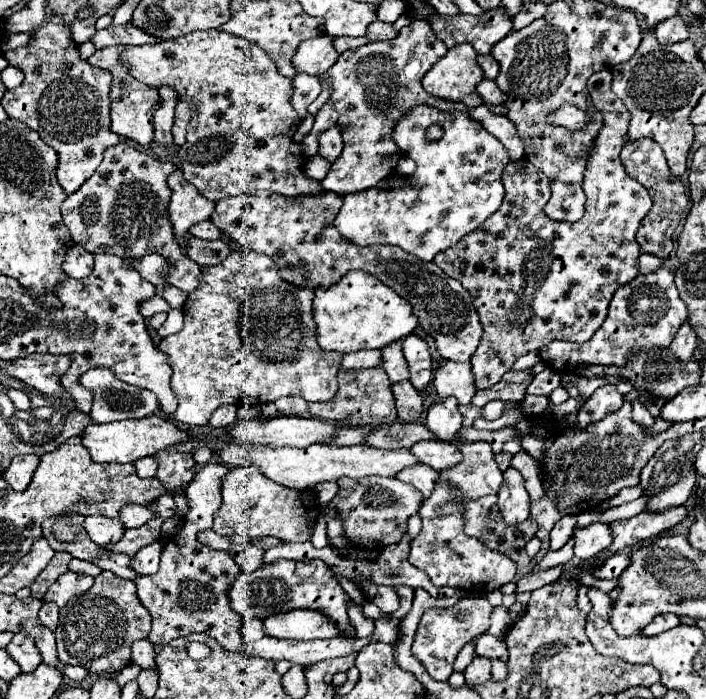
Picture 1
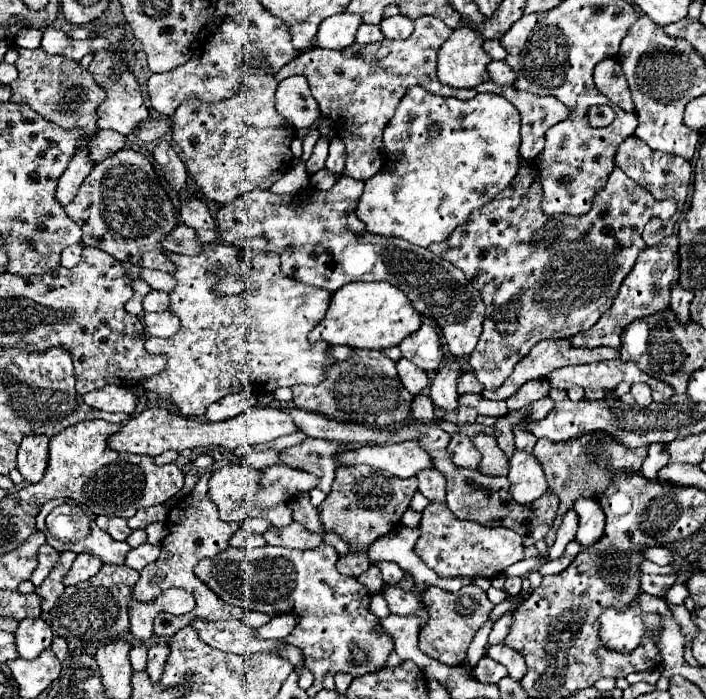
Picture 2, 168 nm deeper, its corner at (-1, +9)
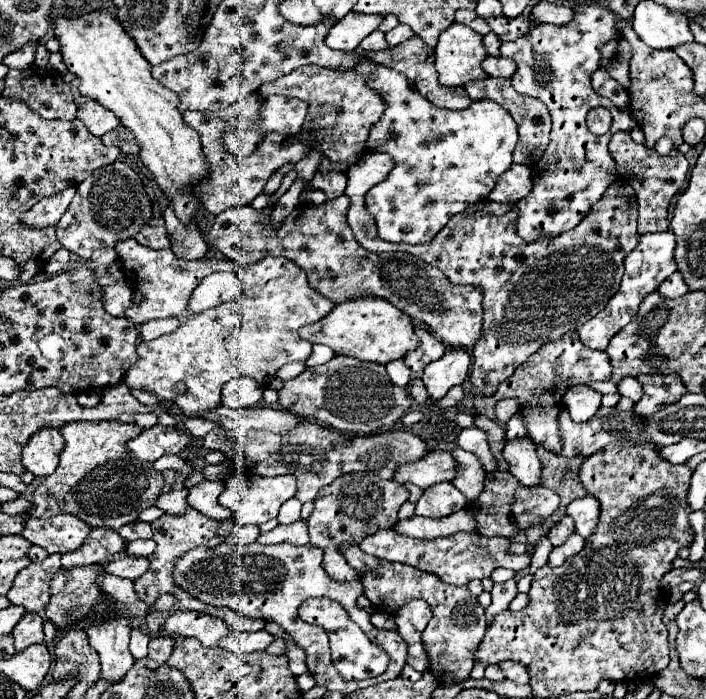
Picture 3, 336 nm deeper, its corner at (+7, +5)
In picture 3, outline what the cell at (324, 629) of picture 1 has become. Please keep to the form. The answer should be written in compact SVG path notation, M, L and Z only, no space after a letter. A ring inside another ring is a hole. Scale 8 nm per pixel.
M258 630L258 632L230 632L220 642L220 648L230 650L230 652L240 652L240 654L260 652L260 650L266 650L274 642L274 638L276 636L266 632L266 630Z

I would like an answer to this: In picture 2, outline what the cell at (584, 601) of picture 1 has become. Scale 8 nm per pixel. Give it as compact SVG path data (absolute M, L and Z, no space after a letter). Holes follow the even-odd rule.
M640 574L640 582L642 582L642 590L644 590L646 594L664 598L664 596L668 594L668 588L676 582L676 578L674 578L674 574L670 574L670 576L650 576L650 574Z

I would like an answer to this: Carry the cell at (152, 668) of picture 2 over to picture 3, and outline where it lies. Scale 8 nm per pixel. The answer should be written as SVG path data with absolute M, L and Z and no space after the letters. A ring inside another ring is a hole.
M152 636L146 666L150 670L160 668L170 658L172 650L174 650L174 638L170 638L170 636Z

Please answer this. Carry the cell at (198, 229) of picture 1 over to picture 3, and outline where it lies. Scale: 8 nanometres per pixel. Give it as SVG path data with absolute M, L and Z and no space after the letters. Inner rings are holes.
M168 202L166 210L164 210L164 220L166 220L168 236L172 240L172 250L176 252L176 256L180 256L182 260L196 260L206 254L208 248L206 248L206 242L204 242L204 236L202 236L198 224L180 222L174 214L172 202Z

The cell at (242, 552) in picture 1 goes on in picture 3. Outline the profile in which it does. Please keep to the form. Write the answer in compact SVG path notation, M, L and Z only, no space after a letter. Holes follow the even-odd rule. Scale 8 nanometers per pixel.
M248 524L248 526L236 526L236 528L230 532L230 536L226 538L226 542L228 542L228 544L246 546L246 544L256 542L258 534L260 534L258 526L252 526L252 524Z

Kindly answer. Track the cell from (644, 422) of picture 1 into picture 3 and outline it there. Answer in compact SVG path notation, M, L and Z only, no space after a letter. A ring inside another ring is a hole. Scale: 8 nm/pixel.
M626 376L626 378L620 380L618 392L620 392L622 396L628 396L632 402L638 402L640 396L644 394L644 392L642 392L642 384L640 384L636 378L630 378L630 376Z

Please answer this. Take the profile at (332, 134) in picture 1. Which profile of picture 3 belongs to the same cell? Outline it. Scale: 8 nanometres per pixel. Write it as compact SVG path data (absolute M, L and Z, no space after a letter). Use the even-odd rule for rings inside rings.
M316 172L312 178L312 190L322 190L328 198L336 198L344 194L346 188L346 174L344 172Z

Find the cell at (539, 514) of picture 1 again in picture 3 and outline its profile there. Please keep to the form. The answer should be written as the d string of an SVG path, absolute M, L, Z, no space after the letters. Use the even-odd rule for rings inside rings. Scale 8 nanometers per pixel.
M536 444L538 456L542 460L542 476L540 476L540 484L544 484L546 488L552 488L558 496L560 496L560 508L548 518L546 526L538 528L537 525L525 532L528 544L536 546L536 542L540 538L546 536L546 532L560 522L566 516L566 506L576 500L576 498L584 498L586 490L578 480L578 468L584 462L584 456L574 456L574 458L564 458L556 452L548 452L544 448L540 448L540 444Z

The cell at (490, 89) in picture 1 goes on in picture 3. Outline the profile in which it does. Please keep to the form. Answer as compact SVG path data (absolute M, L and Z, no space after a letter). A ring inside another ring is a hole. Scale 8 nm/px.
M488 56L482 64L482 70L492 78L512 78L512 74L516 72L516 64L512 64L512 60L508 58Z

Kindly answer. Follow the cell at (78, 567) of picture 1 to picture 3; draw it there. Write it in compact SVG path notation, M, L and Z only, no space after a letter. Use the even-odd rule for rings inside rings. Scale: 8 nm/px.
M50 554L44 562L30 564L16 576L10 592L6 594L8 600L16 606L24 606L26 612L42 612L50 602L50 582L58 570L58 554Z

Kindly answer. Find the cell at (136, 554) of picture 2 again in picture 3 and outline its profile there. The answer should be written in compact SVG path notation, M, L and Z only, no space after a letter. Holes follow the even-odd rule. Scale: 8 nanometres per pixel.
M122 554L120 558L116 558L116 560L112 560L112 562L108 562L104 566L104 570L108 574L116 574L120 578L130 578L130 580L136 580L148 568L150 568L148 558L144 558L144 556L128 556L128 554Z

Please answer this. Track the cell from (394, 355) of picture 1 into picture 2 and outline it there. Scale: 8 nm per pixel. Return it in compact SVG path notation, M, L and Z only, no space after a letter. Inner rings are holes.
M402 358L400 362L396 362L396 368L398 368L398 376L402 380L402 384L406 386L408 392L412 392L414 396L416 394L422 394L422 390L426 390L430 386L430 380L428 380L428 374L424 370L420 370L416 364L408 362L406 358Z

